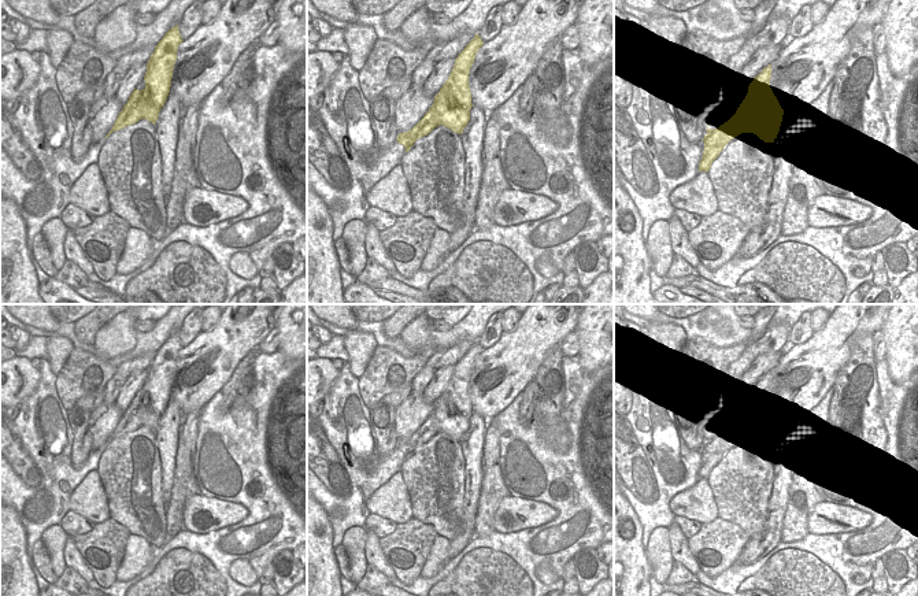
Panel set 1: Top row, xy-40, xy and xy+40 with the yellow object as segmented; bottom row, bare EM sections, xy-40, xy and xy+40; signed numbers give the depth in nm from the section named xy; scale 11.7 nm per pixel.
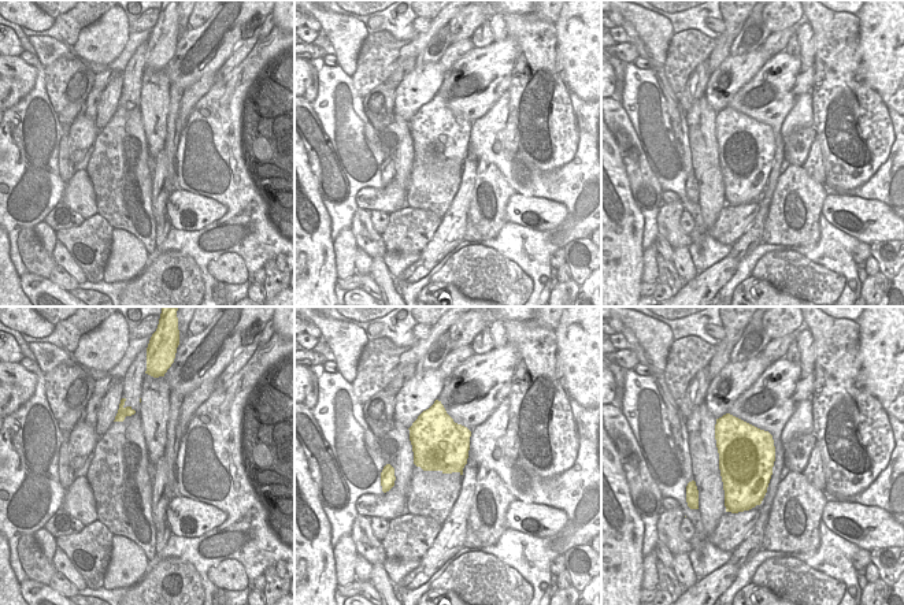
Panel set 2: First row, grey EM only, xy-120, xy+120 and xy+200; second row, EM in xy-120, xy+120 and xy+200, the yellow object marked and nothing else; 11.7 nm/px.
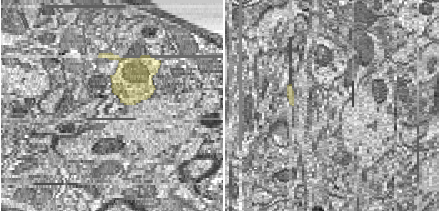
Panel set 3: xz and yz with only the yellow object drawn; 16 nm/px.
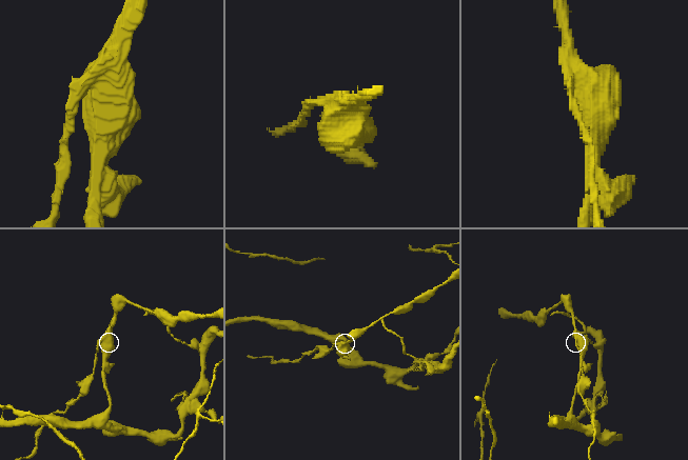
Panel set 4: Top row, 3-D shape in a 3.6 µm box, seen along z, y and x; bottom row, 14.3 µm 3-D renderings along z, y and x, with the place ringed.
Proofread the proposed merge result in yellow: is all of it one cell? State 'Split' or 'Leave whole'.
Split

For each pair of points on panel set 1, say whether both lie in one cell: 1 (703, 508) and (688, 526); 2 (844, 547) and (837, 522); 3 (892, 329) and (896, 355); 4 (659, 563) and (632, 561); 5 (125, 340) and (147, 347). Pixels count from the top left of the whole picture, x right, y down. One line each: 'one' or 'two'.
1: two
2: two
3: one
4: two
5: two

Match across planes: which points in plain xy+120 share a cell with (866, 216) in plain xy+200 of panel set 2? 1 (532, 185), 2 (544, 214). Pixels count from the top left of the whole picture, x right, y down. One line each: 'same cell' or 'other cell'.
1: other cell
2: same cell

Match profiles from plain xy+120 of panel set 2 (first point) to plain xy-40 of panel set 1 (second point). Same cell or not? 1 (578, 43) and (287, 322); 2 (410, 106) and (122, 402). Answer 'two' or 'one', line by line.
1: one
2: two

